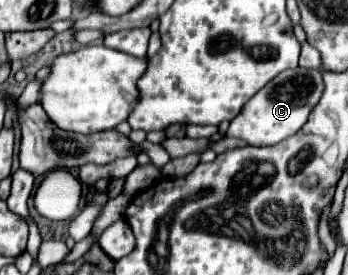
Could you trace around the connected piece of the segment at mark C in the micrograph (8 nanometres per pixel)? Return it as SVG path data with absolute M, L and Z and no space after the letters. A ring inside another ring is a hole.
M292 68L278 74L270 84L266 84L256 96L250 98L250 102L244 106L242 114L230 122L230 128L226 136L240 138L250 146L272 146L278 144L292 134L296 134L310 114L310 110L320 102L324 90L322 72L320 70L308 70L308 68Z

